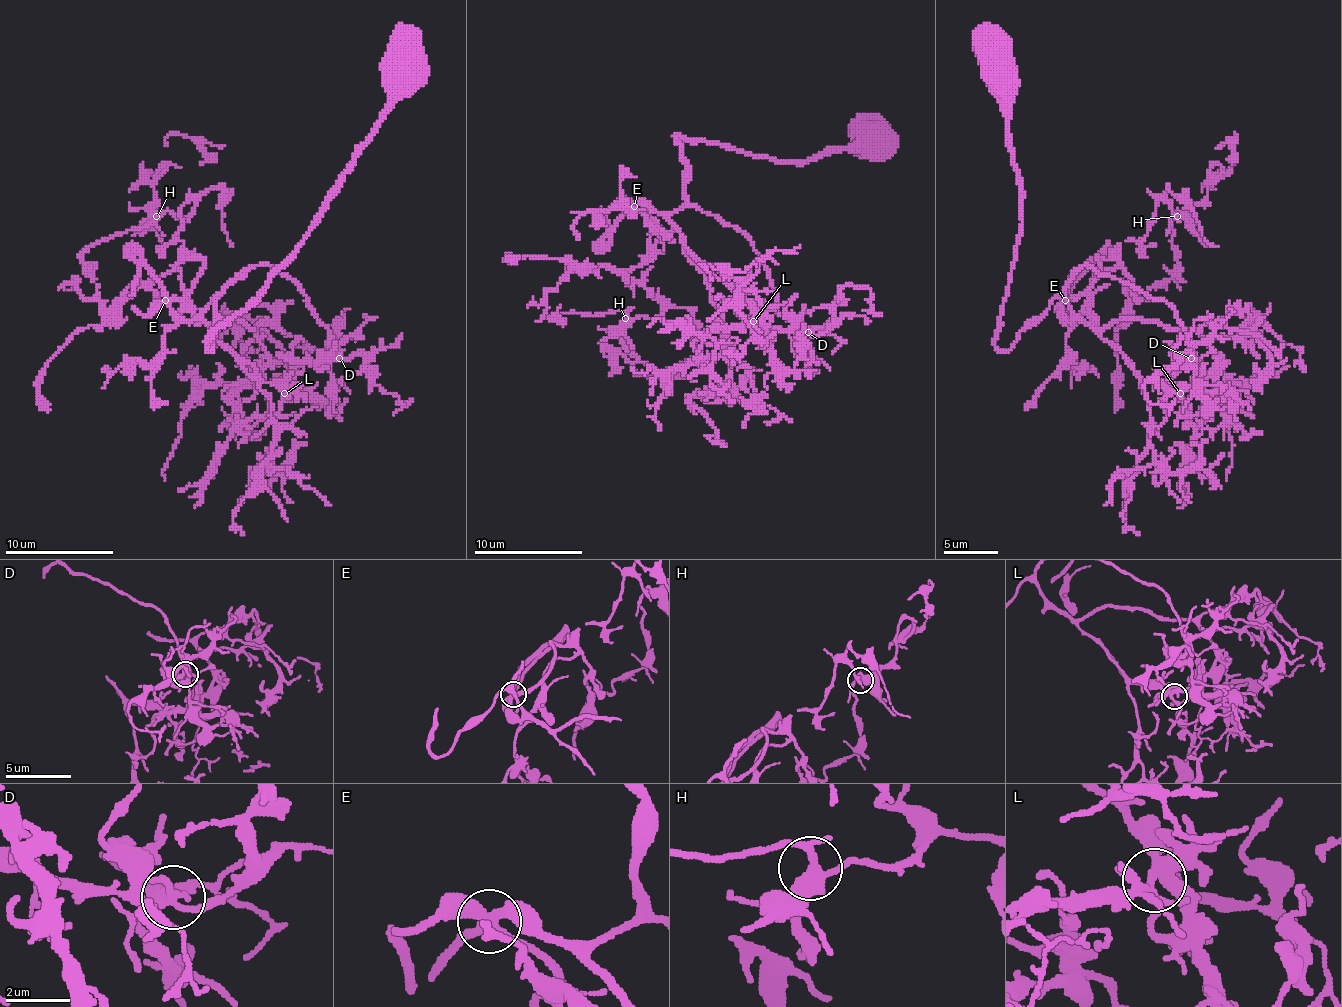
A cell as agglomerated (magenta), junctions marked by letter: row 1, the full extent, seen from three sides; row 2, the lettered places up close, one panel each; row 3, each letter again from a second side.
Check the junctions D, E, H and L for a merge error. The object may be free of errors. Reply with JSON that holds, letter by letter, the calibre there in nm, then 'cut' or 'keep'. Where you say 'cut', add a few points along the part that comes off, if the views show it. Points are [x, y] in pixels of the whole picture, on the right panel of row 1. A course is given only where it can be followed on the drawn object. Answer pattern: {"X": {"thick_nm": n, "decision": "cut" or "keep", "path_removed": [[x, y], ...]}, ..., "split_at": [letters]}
{"D": {"thick_nm": 280, "decision": "keep"}, "E": {"thick_nm": 360, "decision": "keep"}, "H": {"thick_nm": 360, "decision": "keep"}, "L": {"thick_nm": 360, "decision": "keep"}, "split_at": []}

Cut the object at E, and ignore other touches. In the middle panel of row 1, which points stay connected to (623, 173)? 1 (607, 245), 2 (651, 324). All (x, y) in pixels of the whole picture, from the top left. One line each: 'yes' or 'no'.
1: no
2: no

